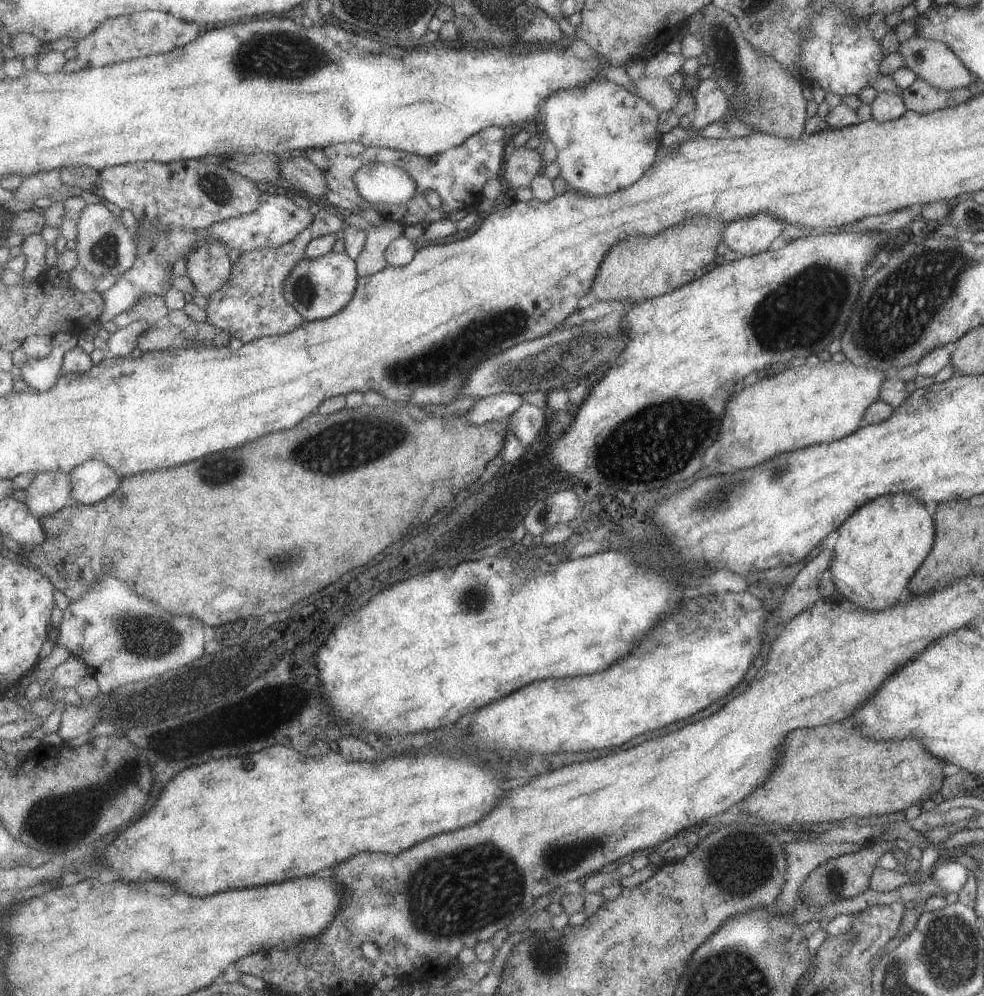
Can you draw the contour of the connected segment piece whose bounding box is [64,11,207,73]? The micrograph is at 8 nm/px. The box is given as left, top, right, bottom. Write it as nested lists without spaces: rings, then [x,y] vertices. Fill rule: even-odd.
[[[144,11],[136,13],[132,18],[130,15],[124,18],[114,18],[112,22],[102,24],[102,30],[94,32],[92,36],[78,41],[76,46],[78,57],[68,61],[64,71],[68,73],[78,72],[86,68],[112,66],[121,62],[138,60],[139,58],[154,56],[184,48],[196,38],[200,38],[207,27],[196,22],[182,20],[174,14],[168,14],[164,11]]]

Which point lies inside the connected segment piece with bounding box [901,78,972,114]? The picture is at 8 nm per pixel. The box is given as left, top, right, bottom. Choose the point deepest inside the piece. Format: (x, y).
(920, 97)

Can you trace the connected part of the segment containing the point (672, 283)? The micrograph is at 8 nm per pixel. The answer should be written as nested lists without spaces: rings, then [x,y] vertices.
[[[694,216],[654,236],[638,236],[632,238],[632,242],[620,242],[620,246],[604,258],[604,266],[600,266],[590,293],[596,301],[621,300],[633,305],[668,294],[714,266],[718,258],[717,247],[722,242],[720,238],[726,225],[718,218]]]

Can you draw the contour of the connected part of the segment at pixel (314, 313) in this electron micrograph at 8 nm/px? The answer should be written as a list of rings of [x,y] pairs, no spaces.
[[[332,251],[320,258],[305,258],[286,282],[286,298],[307,321],[324,320],[340,314],[354,301],[361,276],[358,262],[347,252]]]

